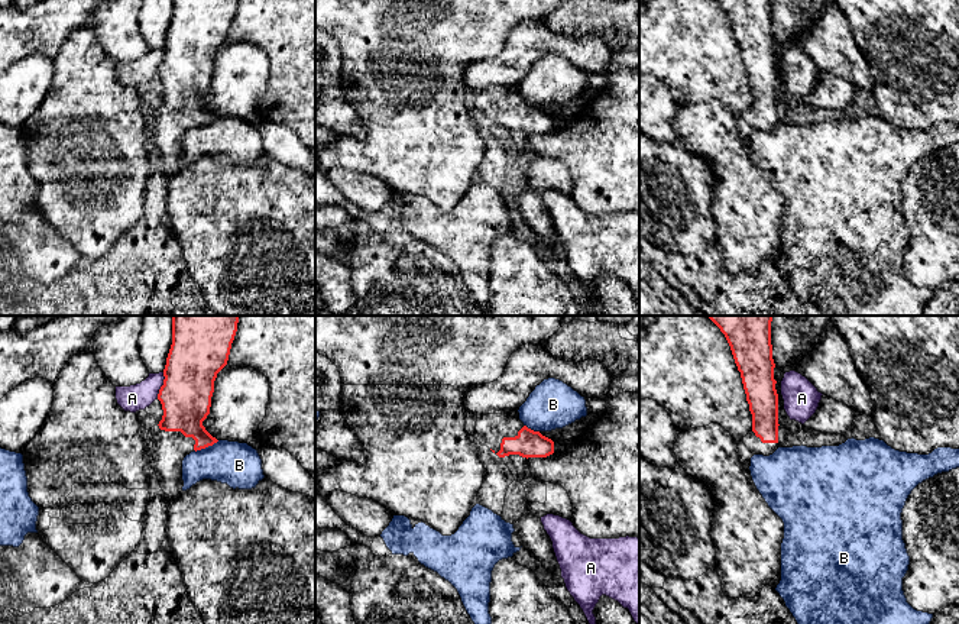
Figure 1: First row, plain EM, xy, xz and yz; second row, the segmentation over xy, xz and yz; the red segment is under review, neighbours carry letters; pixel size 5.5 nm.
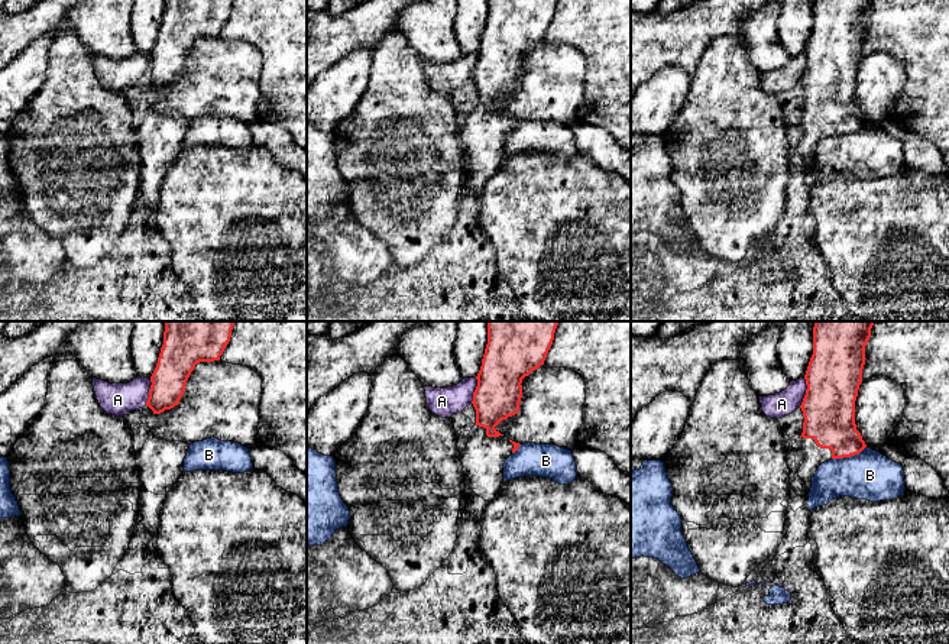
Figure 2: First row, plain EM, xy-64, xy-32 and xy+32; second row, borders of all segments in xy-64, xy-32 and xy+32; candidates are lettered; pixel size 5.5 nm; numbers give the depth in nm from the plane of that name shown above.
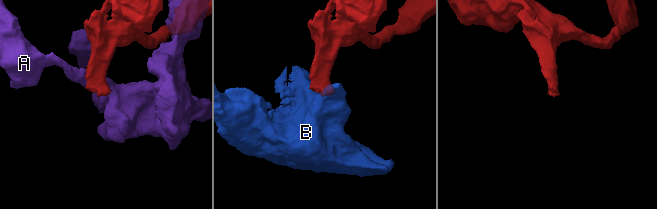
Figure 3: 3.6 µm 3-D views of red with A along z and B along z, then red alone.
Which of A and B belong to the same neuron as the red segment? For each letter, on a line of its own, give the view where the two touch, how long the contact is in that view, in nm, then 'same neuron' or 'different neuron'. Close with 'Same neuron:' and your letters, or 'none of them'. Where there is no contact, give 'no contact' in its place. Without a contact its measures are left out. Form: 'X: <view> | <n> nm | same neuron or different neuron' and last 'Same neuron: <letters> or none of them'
A: xy | 150 nm | different neuron
B: xy | 160 nm | different neuron
Same neuron: none of them

